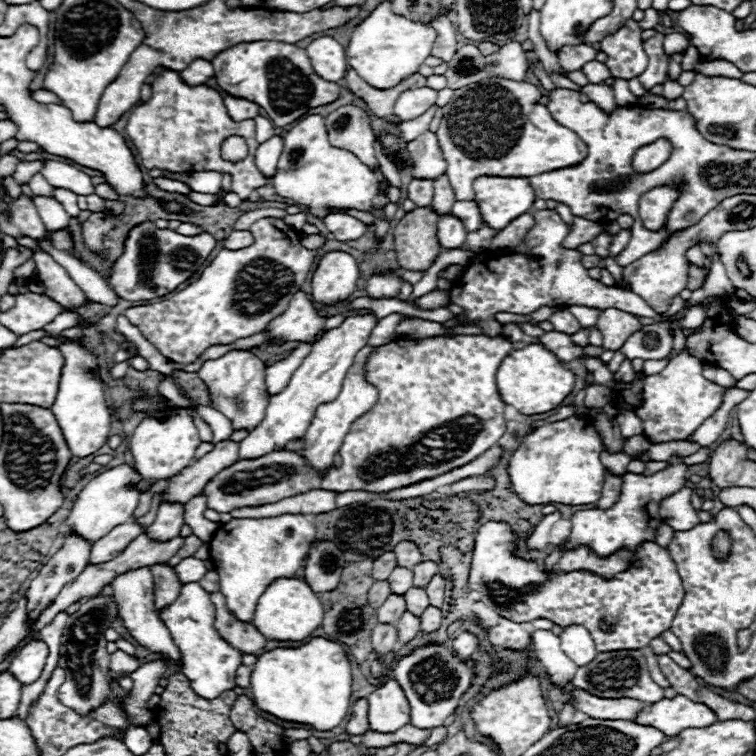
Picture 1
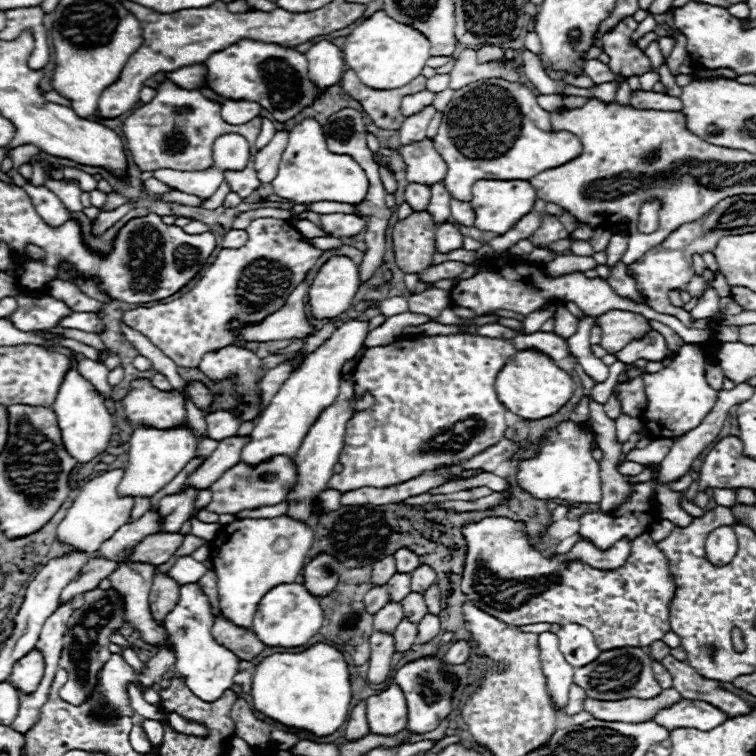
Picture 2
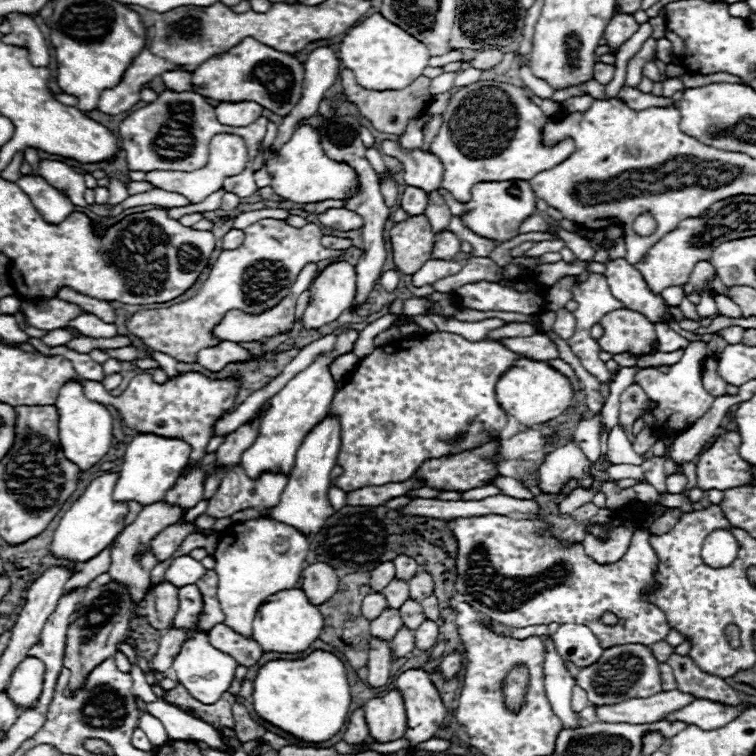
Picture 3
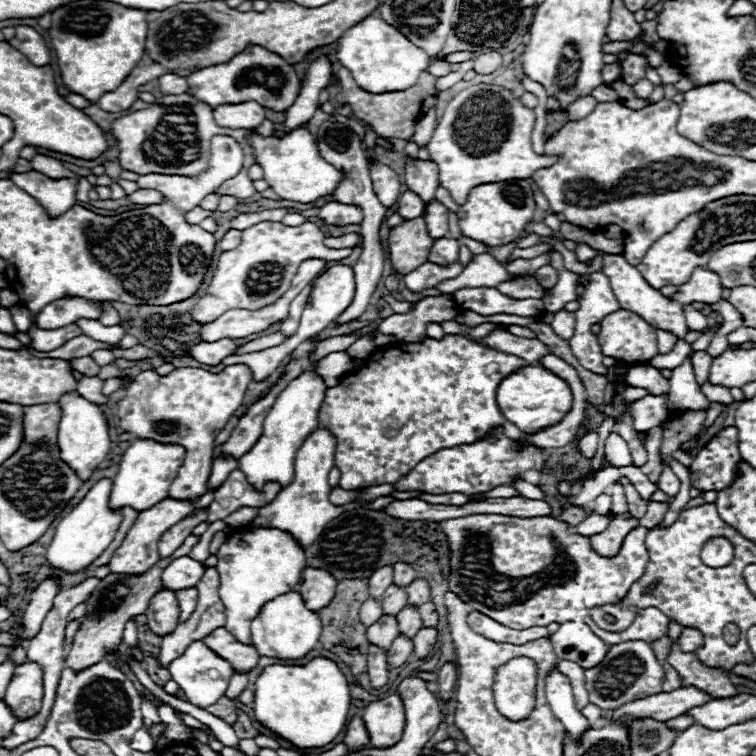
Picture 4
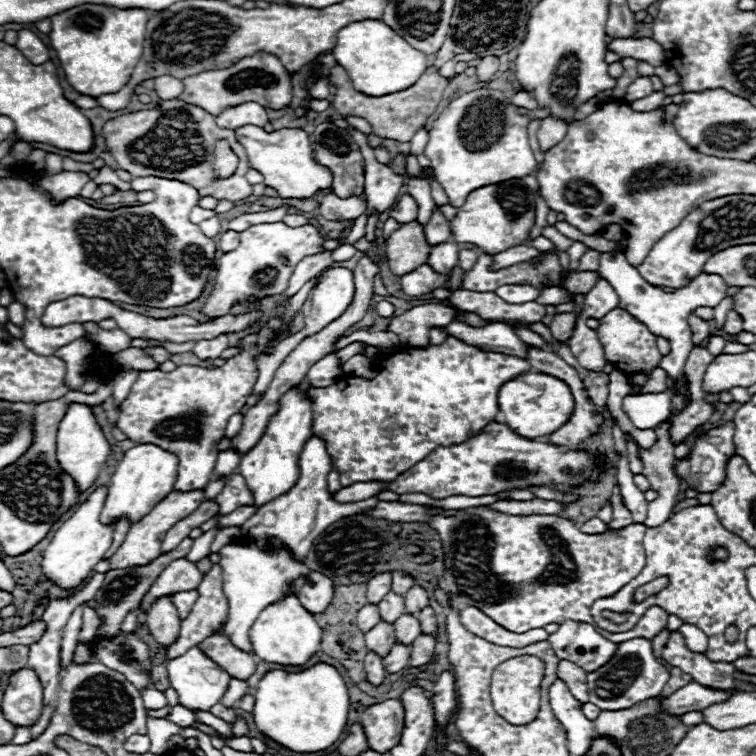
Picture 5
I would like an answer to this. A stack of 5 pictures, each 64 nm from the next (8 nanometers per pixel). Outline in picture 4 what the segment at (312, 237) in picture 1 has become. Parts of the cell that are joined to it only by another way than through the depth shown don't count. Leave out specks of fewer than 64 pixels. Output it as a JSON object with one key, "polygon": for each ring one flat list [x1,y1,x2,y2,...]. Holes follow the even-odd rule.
{"polygon":[[346,234,342,238,324,238,324,244,328,248,354,248,358,244,358,236,356,234]]}

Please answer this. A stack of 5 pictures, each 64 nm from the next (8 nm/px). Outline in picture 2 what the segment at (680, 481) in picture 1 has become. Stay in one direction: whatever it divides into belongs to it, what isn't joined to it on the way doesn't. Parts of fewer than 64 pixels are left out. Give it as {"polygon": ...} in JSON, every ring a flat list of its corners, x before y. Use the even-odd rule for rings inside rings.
{"polygon":[[738,384,738,386,732,388,732,390,722,390,722,392,718,394,716,406,714,406,712,412,708,414,708,418,704,418,704,422,702,422,700,426,696,426,696,430,690,430,688,434,684,434,684,436,680,436,680,438,674,440,672,450,668,452,666,460,662,462,662,470,660,470,660,474,658,474,658,480,660,480,662,484,672,484,672,482,680,480,684,474,688,474,688,470,690,470,694,458,696,458,710,442,714,442,714,438,716,438,718,432,722,430,724,420,726,420,730,408,736,406,736,404,740,404,740,402,744,402,744,398,750,398,750,396,752,396,752,388,750,388,748,384],[654,480,638,482,638,484,632,484,632,490,634,490,634,494,626,502,622,502,618,508,614,508,612,512,588,512,588,514,582,514,578,518,578,524,580,524,578,534,580,534,580,538,590,540,600,550,608,550,620,538,628,538,632,542,640,534,648,532,650,526,658,520,658,518,644,518,644,516,654,516,656,514,656,508,654,508,656,502,650,500,650,498,656,496,656,482]]}

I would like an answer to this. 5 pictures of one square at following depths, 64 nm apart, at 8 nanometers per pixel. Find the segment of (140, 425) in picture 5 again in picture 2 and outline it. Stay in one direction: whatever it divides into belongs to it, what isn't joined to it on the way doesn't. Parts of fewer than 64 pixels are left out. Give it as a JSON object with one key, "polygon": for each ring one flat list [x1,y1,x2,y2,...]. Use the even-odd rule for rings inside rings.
{"polygon":[[134,380,132,388,124,396,122,404,124,404,126,416,130,418,130,422,134,426,146,424,146,426,156,426,156,428,172,428,172,426,178,426,178,424,186,422,186,410,184,410,182,394,178,394,176,390,160,392,148,380],[192,382,186,392,190,394,190,398,196,402,196,406,202,410,202,412,208,412,210,410,210,404,212,404,212,396,210,392,200,384,200,382],[188,490,184,494,172,494,160,500,160,518,162,518,162,526,158,532,180,532,182,524,188,520,190,512,192,512,192,502,196,498,198,490]]}

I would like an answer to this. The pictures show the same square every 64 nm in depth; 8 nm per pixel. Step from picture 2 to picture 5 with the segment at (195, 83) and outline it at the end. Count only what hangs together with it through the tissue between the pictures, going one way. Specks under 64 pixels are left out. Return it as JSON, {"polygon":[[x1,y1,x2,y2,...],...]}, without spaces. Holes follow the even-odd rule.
{"polygon":[[158,76,154,80,154,90,158,92,158,96,162,100,170,100,170,98,176,98,182,94,184,82,178,78,172,78,172,76]]}

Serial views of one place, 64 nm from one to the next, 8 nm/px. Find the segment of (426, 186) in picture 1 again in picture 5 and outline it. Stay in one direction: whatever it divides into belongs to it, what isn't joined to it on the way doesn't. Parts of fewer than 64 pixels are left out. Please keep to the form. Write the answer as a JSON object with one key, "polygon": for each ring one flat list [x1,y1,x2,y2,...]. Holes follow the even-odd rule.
{"polygon":[[404,194,404,196,396,202,396,206,394,206,394,210,390,212,390,216,396,218,400,224,408,224,408,222,416,220,416,216,418,216,418,204,416,204,416,200,414,200,410,194]]}

